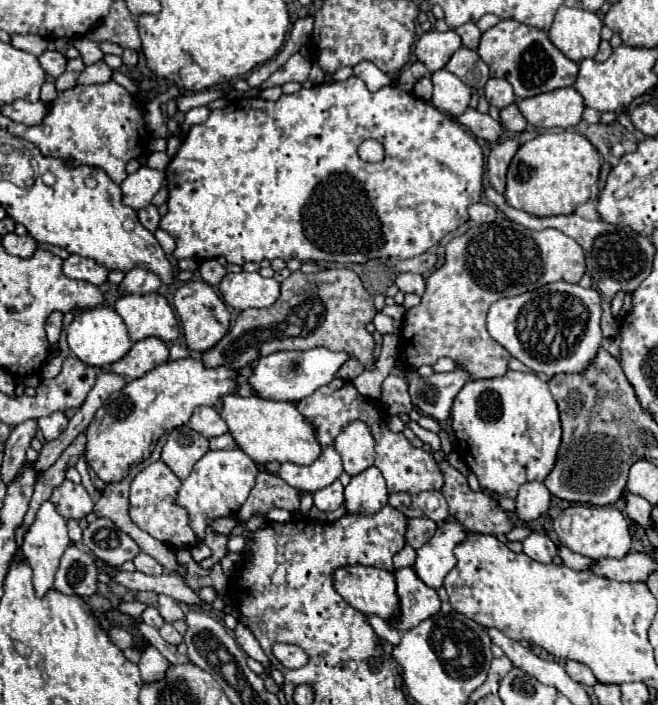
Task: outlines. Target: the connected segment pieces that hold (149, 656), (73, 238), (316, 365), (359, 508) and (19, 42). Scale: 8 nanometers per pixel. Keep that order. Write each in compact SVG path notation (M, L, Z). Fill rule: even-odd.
M147 646L139 660L139 670L141 670L143 682L155 680L155 676L163 676L163 668L167 668L167 664L169 662L161 656L161 652L155 646Z
M35 146L33 156L39 164L39 176L43 172L55 174L55 186L45 186L41 178L37 178L33 188L19 196L13 204L7 204L5 210L15 222L23 224L37 242L55 244L65 248L69 254L93 258L109 270L129 272L135 266L143 266L155 272L165 284L173 282L171 264L159 242L139 224L137 212L123 204L121 188L107 176L107 172L93 166L71 166L65 160L43 156ZM89 176L97 180L95 188L85 186L83 180Z
M313 348L305 352L275 352L259 358L259 364L253 370L249 382L253 390L257 390L259 396L267 400L283 400L283 402L303 400L317 388L329 384L349 358L351 358L349 352L331 352L327 348Z
M371 466L365 472L351 478L345 488L345 506L347 512L355 514L373 514L387 504L387 488L385 478L379 468Z
M13 34L11 46L17 50L25 50L25 52L39 56L47 50L47 40L41 36L35 36L35 34Z

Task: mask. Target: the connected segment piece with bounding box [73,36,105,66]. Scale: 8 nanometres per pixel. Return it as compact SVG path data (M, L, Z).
M77 38L75 42L73 42L73 46L81 52L81 58L83 58L83 62L89 66L89 64L95 64L95 62L99 62L99 60L103 60L103 52L101 52L101 48L99 48L99 44L97 42L93 42L93 40L89 40L89 38Z

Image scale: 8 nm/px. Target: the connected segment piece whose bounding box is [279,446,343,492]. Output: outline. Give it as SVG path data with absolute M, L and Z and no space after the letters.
M331 446L323 448L323 452L315 460L315 464L299 466L299 464L285 462L285 464L281 464L281 470L279 470L279 476L291 488L307 490L307 492L317 492L325 486L331 486L341 474L343 474L341 456Z

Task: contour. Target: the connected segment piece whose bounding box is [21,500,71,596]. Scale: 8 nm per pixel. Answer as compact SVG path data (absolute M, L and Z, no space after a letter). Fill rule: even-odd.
M51 500L43 502L41 508L37 510L35 522L29 526L23 544L21 544L21 552L27 560L27 564L33 568L33 586L37 596L45 596L45 592L49 588L53 588L53 576L59 568L59 560L69 544L69 536L67 536L67 526L65 526L65 518L55 510L55 504Z

